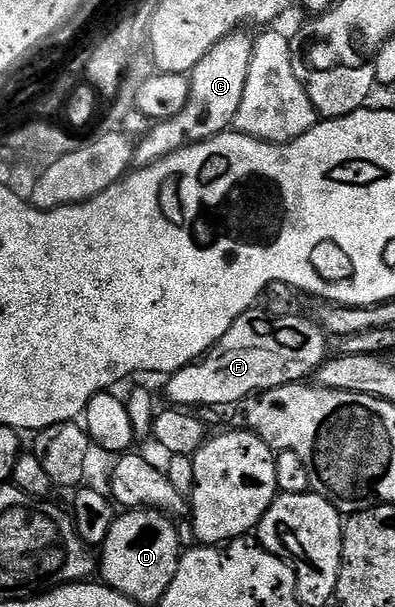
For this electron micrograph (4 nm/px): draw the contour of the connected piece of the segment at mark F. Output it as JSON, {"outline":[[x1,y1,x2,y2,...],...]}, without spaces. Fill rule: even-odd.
{"outline":[[262,308,248,310,231,324,220,340,202,358,168,377,167,396,172,405,179,408,197,408,193,406,227,406,258,393,283,387,287,383,304,381,314,375,329,356,328,335,312,319,299,316,275,316]]}

